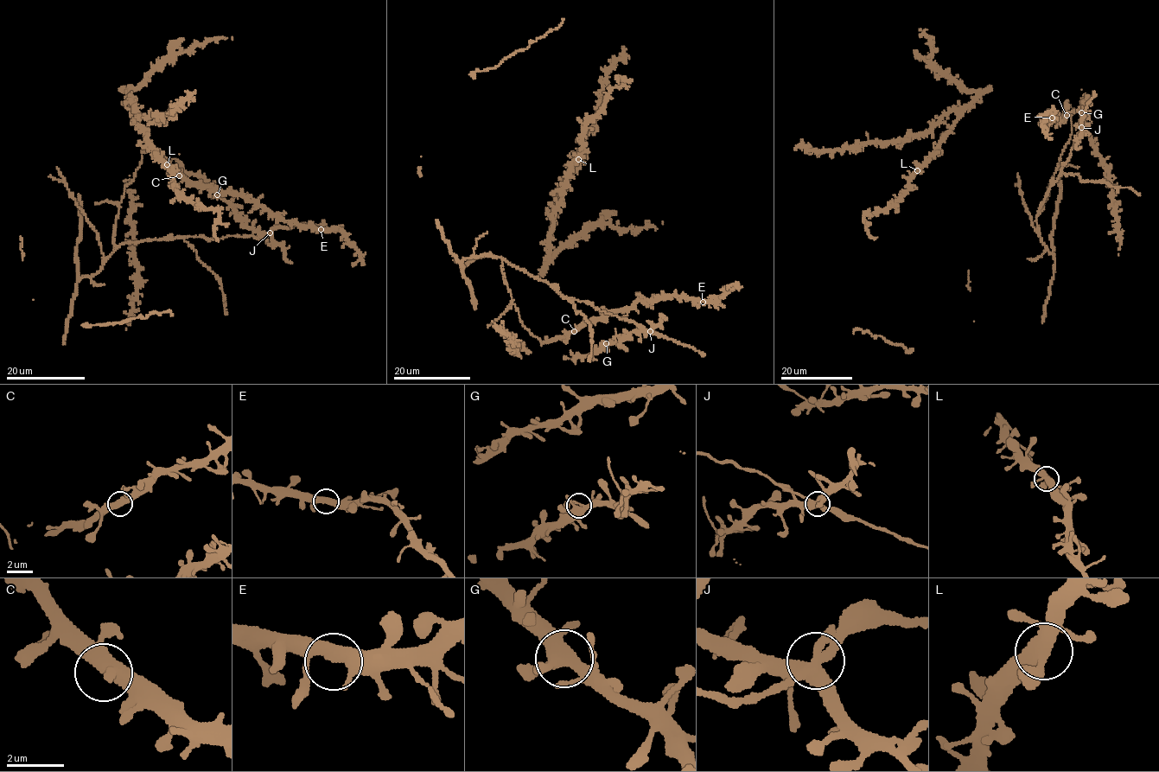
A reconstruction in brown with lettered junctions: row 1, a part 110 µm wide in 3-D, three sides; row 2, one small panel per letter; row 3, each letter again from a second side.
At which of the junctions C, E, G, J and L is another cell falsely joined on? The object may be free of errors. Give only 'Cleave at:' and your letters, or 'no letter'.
Cleave at: no letter

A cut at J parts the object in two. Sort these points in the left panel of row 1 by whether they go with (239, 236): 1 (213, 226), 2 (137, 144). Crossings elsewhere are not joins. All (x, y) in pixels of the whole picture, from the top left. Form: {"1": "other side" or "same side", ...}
{"1": "other side", "2": "other side"}

